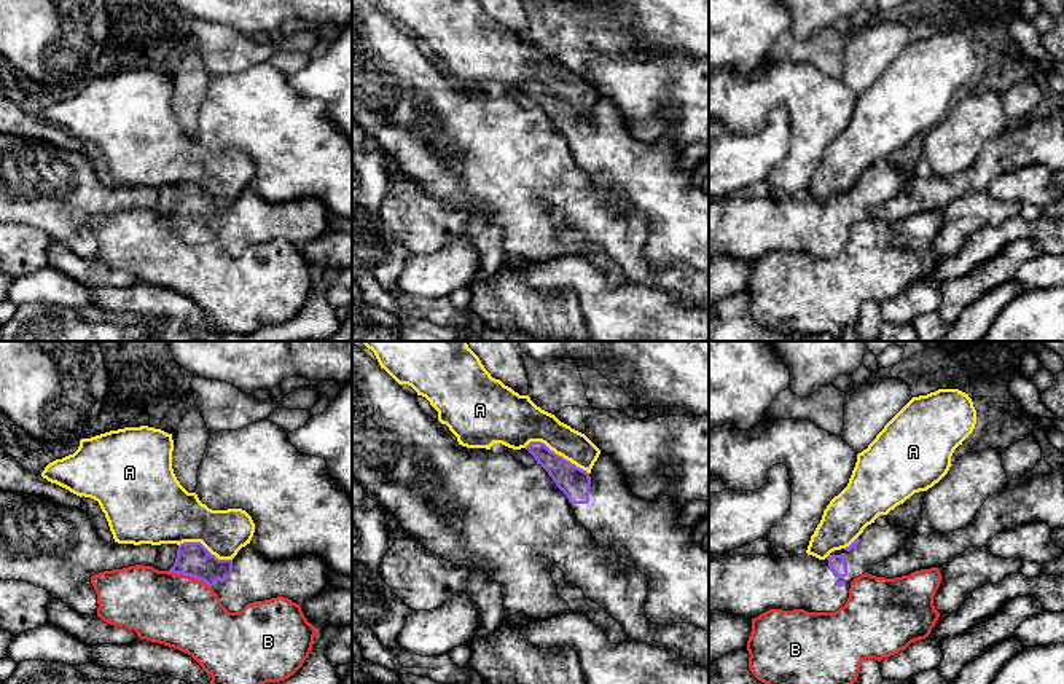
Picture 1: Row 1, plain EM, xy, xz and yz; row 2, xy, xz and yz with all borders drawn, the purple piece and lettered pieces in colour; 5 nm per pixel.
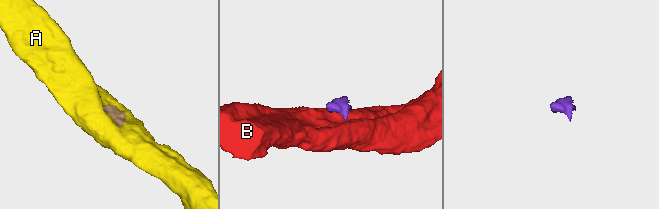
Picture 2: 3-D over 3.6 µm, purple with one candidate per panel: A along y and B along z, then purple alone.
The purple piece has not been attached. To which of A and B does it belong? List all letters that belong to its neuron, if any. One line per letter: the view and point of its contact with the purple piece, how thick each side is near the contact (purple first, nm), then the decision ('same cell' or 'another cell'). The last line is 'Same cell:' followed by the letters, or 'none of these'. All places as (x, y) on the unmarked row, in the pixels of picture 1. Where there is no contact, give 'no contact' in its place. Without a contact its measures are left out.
A: contact xz (555, 96); calibres 160 and 260 nm; another cell
B: contact xy (190, 219); calibres 170 and 360 nm; another cell
Same cell: none of these

